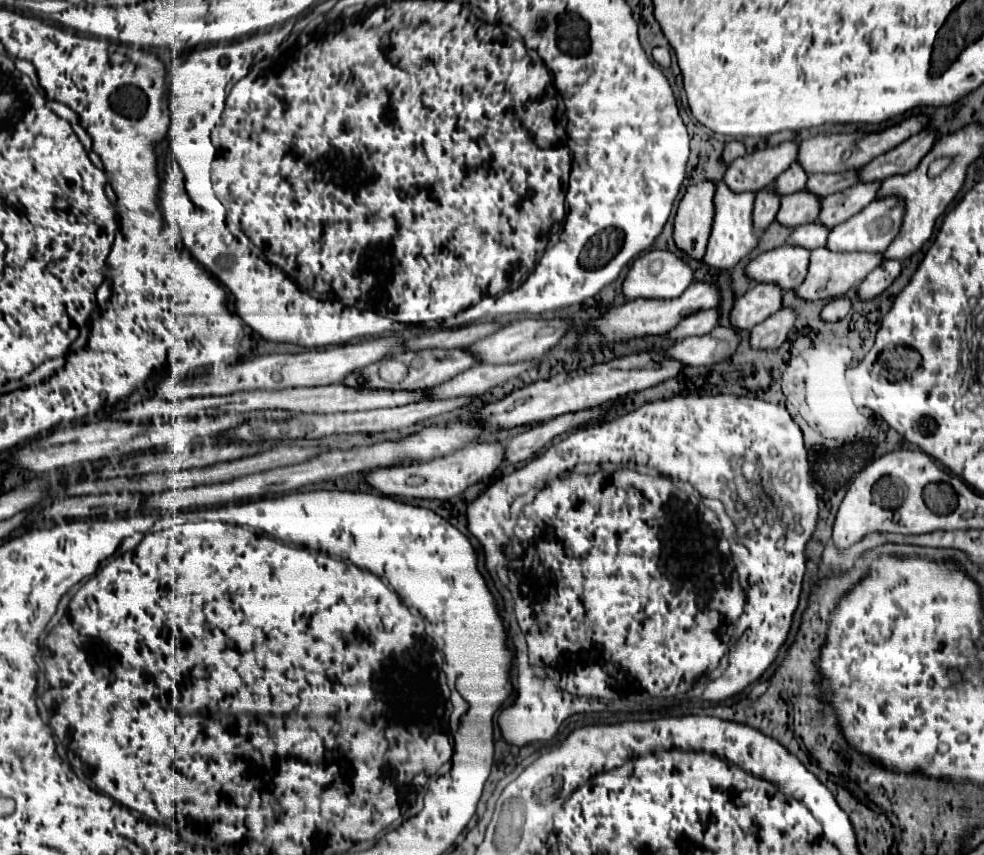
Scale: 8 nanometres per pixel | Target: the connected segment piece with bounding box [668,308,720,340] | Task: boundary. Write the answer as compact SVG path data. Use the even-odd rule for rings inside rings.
M710 308L710 310L702 310L702 312L694 312L690 316L686 316L672 332L668 332L668 338L680 340L686 336L700 336L710 332L720 320L720 312L718 308Z

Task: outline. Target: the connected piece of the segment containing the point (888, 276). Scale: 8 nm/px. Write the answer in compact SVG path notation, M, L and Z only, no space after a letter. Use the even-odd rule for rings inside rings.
M884 260L882 266L878 266L874 272L870 272L870 276L866 276L866 280L858 286L860 298L874 298L880 292L884 292L898 278L900 270L902 270L902 262Z

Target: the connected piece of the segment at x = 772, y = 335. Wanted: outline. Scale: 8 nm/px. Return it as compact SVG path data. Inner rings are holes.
M784 306L772 316L768 316L764 322L756 324L750 332L750 344L758 350L776 350L792 330L794 322L798 318L798 312L792 306Z

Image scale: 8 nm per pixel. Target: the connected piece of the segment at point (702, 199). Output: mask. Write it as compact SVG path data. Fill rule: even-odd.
M702 180L688 186L684 198L678 204L674 222L674 240L688 256L702 260L708 244L708 236L714 222L714 192L712 180Z

